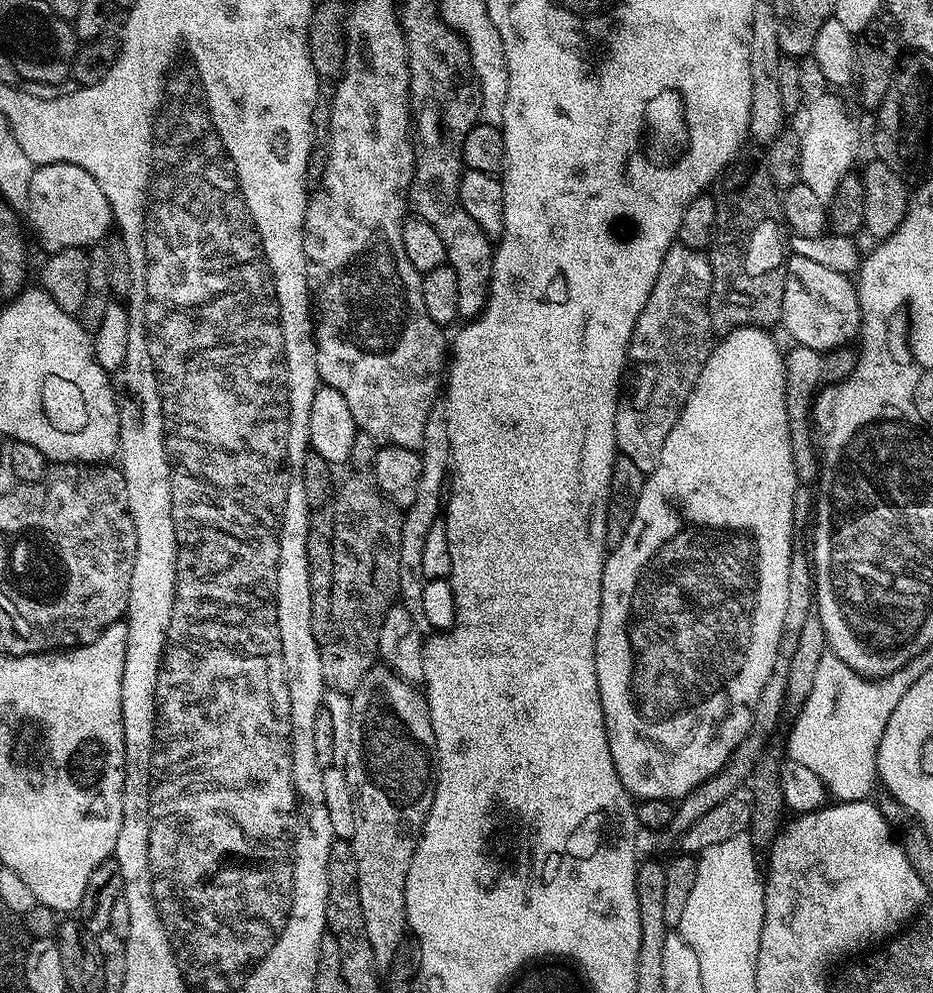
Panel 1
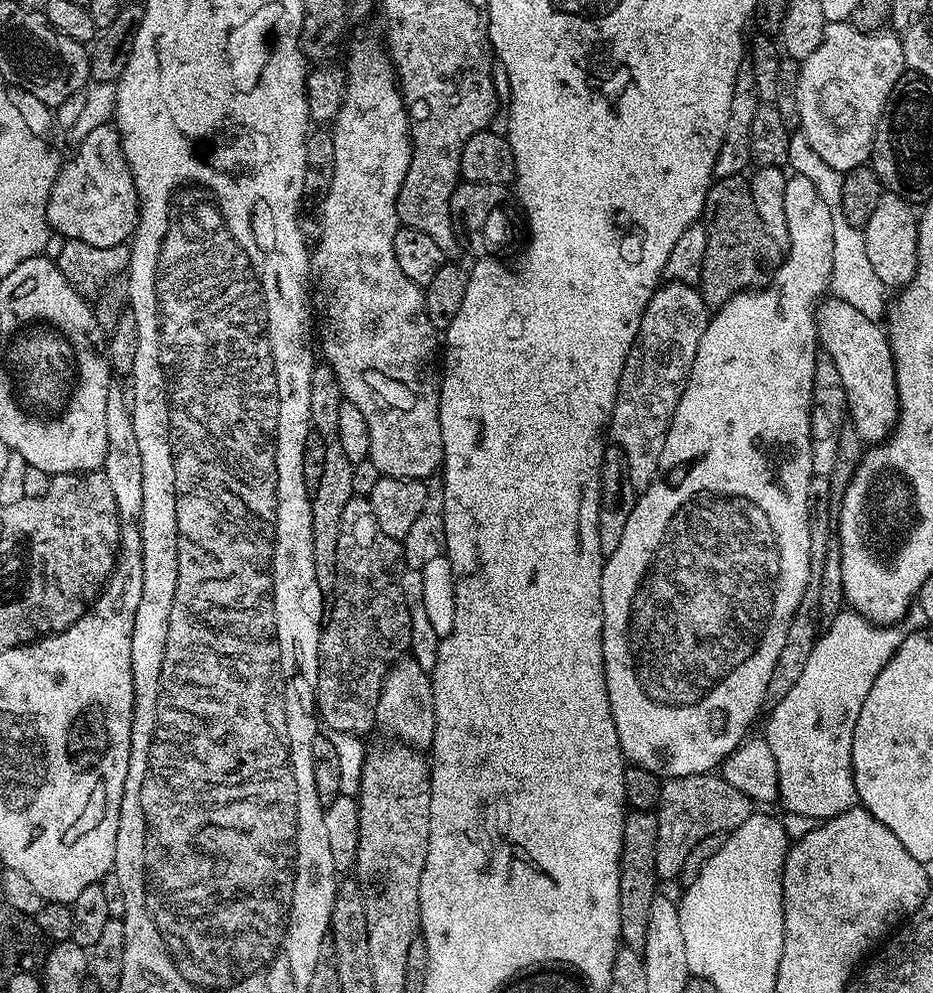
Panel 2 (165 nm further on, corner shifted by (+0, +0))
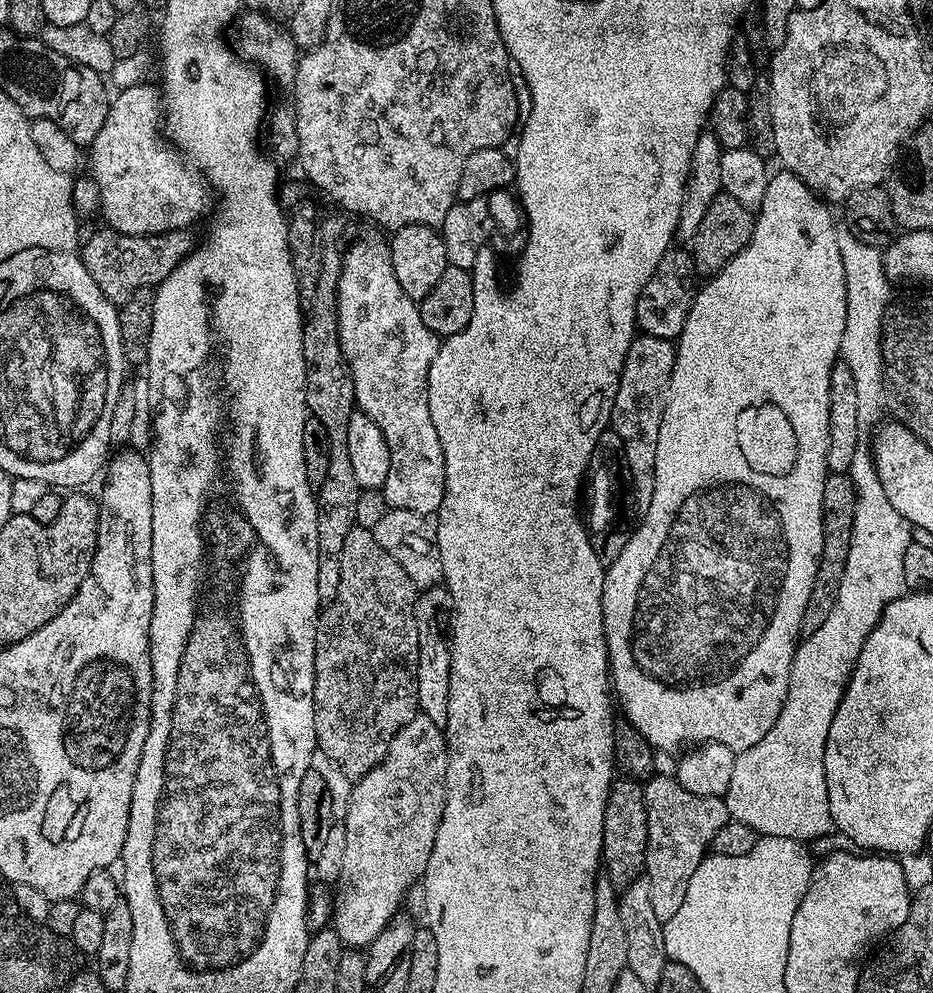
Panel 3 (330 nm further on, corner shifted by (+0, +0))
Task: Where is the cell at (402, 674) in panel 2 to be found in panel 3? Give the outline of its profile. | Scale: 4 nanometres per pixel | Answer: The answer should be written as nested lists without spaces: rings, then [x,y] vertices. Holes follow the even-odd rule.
[[[418,714],[410,718],[410,722],[402,726],[389,742],[387,754],[380,764],[376,764],[364,777],[352,786],[352,792],[348,796],[348,804],[342,813],[342,823],[346,832],[346,851],[343,853],[343,863],[341,876],[334,883],[334,895],[332,898],[332,918],[331,927],[336,929],[340,935],[340,943],[351,946],[353,949],[360,950],[372,944],[378,934],[391,922],[393,916],[401,911],[404,895],[412,888],[412,883],[419,881],[426,870],[426,862],[430,862],[430,850],[434,850],[434,838],[438,834],[438,822],[442,822],[442,810],[446,802],[446,762],[448,761],[448,741],[444,738],[443,727],[423,714]]]

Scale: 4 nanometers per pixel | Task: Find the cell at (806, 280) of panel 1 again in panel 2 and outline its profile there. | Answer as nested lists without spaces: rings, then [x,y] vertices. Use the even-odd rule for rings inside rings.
[[[824,298],[816,309],[816,339],[823,355],[829,356],[838,369],[842,386],[846,386],[847,415],[851,427],[852,424],[856,427],[865,445],[887,440],[900,419],[896,367],[887,331],[847,302]]]

